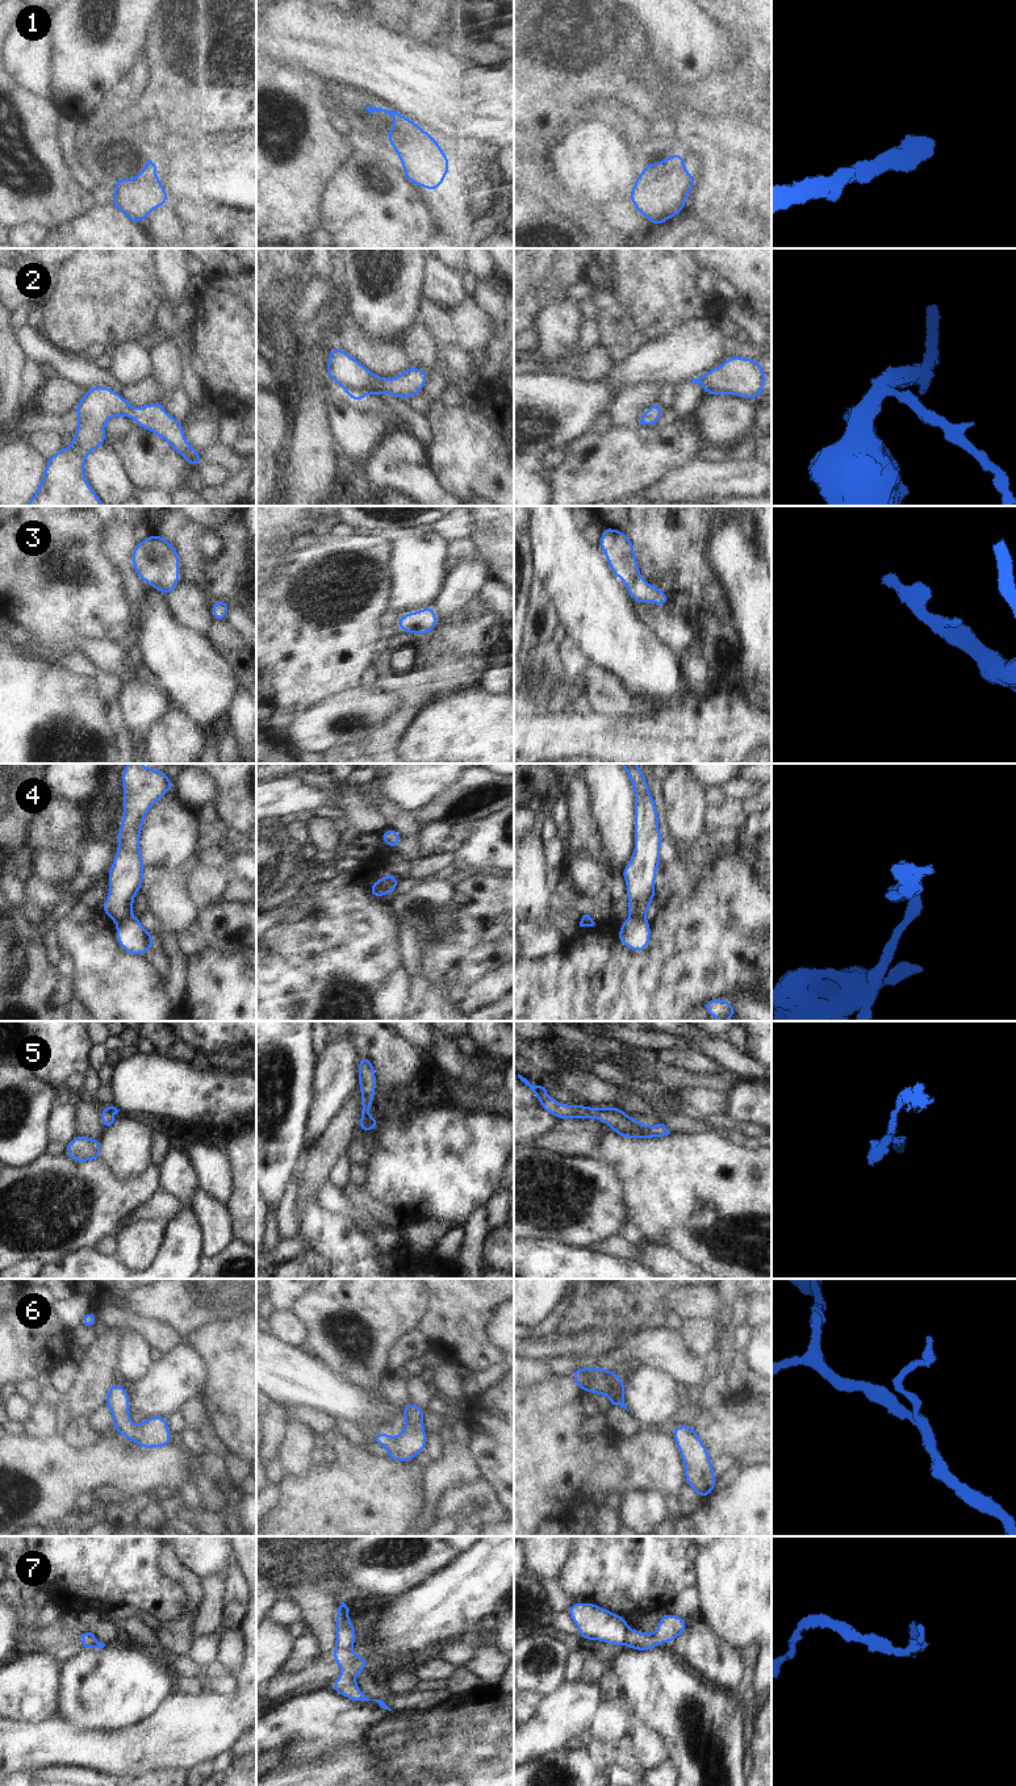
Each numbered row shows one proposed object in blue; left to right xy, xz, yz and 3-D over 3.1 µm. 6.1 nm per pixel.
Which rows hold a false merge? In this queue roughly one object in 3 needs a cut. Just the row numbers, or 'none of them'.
4.

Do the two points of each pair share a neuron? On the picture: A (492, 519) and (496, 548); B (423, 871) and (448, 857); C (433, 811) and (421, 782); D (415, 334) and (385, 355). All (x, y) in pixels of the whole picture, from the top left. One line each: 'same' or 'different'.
A: same
B: same
C: different
D: different

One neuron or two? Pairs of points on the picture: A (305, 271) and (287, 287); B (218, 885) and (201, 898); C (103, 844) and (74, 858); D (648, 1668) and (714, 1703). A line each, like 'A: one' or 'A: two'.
A: one
B: one
C: two
D: one

